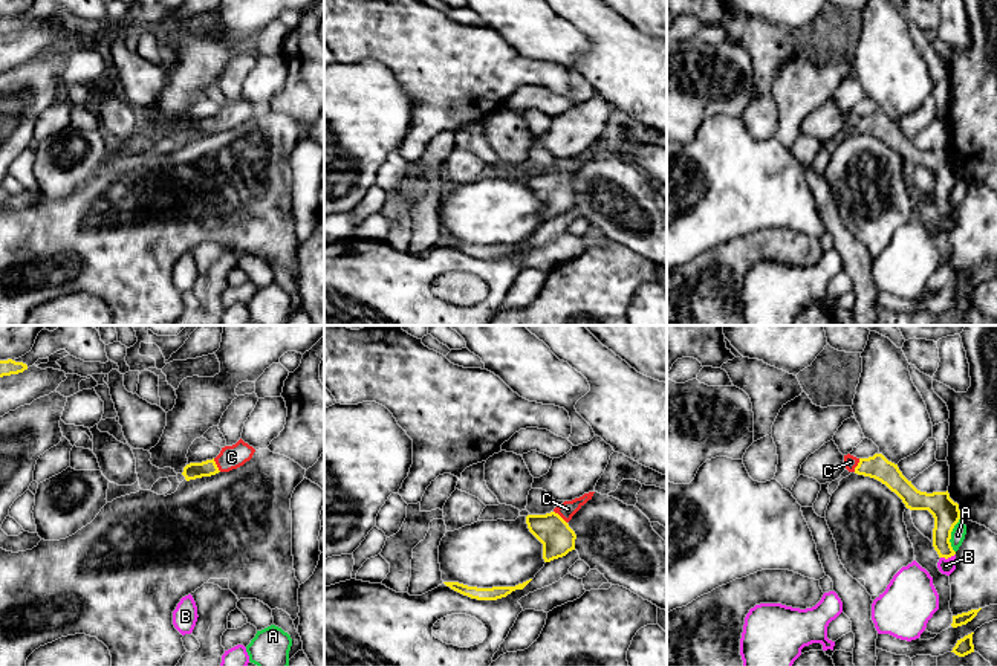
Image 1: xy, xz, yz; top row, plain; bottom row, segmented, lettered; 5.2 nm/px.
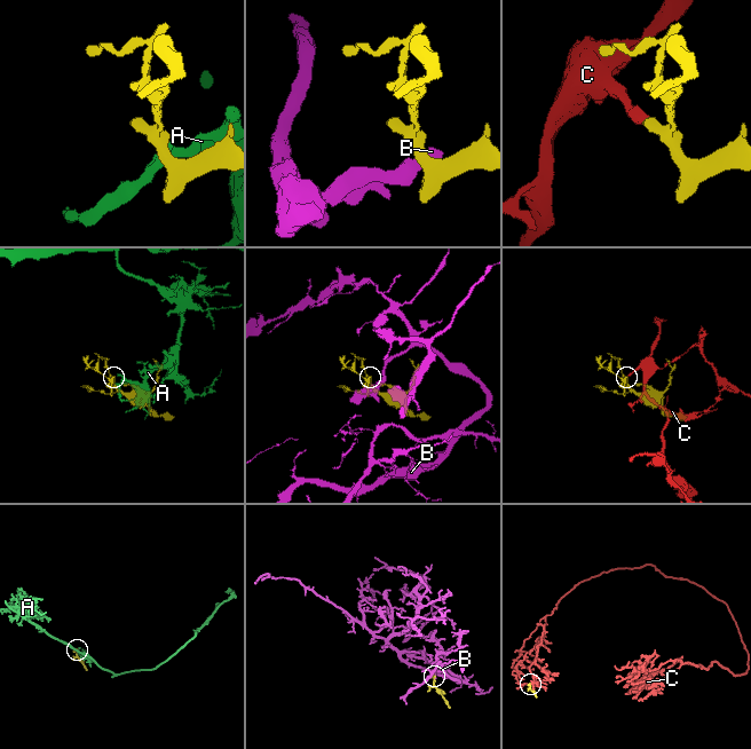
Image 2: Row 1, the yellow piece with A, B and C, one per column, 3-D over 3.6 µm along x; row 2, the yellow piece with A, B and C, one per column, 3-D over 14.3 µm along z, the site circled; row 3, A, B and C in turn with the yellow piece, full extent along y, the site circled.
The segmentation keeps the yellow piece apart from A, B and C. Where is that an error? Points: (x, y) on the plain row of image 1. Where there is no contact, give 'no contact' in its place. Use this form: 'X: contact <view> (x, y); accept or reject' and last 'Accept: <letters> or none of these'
A: contact yz (950, 193); reject
B: contact yz (947, 216); reject
C: contact xy (216, 122); accept
Accept: C

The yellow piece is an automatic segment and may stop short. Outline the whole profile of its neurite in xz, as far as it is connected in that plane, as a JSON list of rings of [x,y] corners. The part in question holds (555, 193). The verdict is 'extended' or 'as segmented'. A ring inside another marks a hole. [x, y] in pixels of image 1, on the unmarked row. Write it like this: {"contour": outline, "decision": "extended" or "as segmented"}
{"contour": [[[595,150],[564,159],[546,173],[528,173],[529,189],[543,202],[543,217],[550,220],[575,208],[575,189],[569,185],[572,174],[589,159]]], "decision": "extended"}

